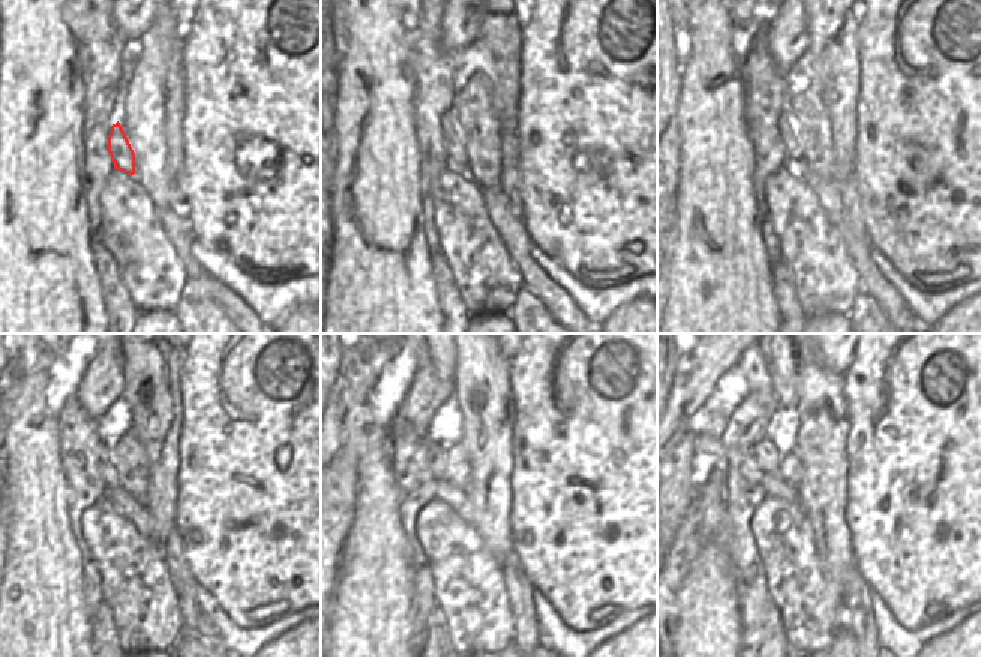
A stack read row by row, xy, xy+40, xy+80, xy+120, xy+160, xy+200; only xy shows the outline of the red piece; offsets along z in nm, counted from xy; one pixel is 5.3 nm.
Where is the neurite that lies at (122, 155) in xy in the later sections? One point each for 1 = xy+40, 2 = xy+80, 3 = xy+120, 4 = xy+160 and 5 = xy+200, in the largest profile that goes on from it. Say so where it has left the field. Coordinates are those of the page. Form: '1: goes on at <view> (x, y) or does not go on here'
1: goes on at xy+40 (456, 158)
2: goes on at xy+80 (789, 138)
3: goes on at xy+120 (110, 476)
4: goes on at xy+160 (437, 453)
5: goes on at xy+200 (765, 453)

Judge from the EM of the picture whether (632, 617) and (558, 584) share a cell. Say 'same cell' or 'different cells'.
different cells

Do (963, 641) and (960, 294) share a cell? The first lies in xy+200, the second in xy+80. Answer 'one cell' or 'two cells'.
two cells

